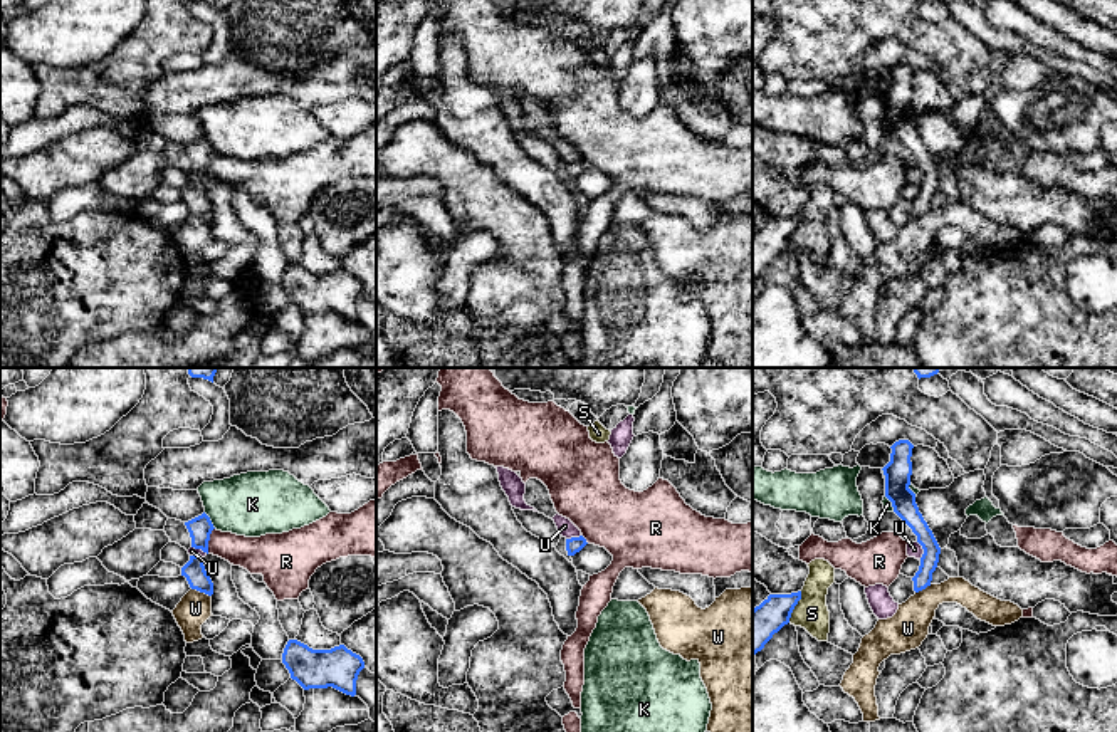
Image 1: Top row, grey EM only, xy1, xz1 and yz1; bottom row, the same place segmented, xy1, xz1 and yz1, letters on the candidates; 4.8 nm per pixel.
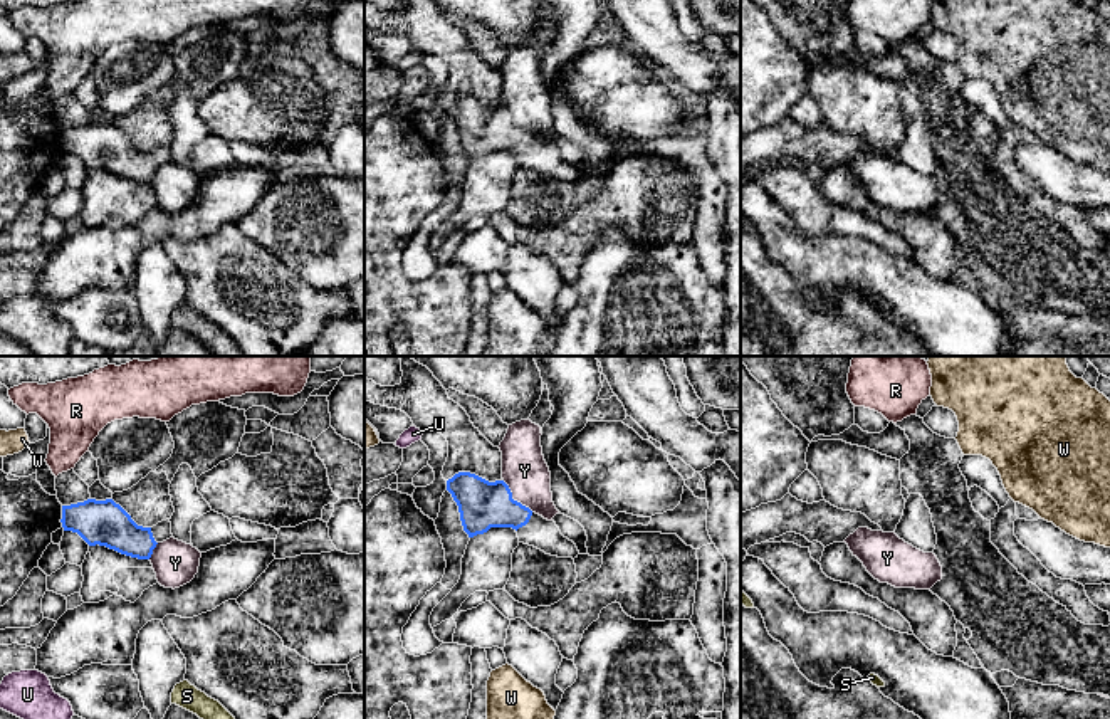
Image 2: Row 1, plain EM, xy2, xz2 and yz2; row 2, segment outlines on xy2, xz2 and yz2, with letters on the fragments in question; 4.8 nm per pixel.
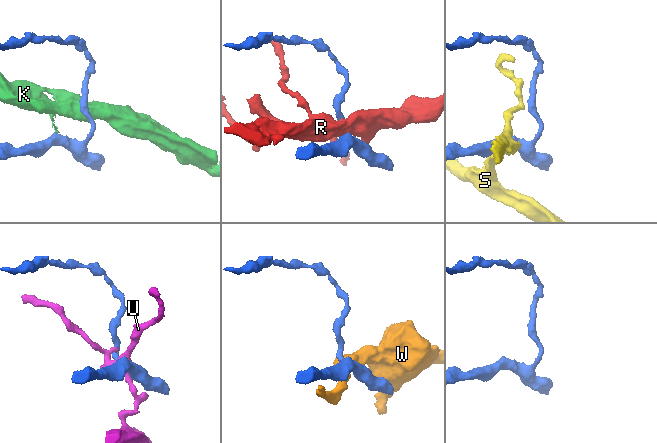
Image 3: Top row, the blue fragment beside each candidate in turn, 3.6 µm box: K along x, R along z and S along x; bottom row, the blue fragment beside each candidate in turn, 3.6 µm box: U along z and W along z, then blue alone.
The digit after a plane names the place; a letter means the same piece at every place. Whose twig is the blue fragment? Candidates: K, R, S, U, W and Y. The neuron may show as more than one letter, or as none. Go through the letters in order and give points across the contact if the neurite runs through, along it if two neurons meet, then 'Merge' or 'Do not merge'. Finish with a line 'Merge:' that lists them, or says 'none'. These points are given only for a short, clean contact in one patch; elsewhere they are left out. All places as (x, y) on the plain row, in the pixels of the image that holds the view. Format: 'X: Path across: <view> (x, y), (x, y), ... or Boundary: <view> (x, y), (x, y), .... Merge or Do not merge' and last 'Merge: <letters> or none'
K: Do not merge
R: Boundary: xy1 (214, 151), (207, 177). Do not merge
S: Boundary: yz1 (802, 215), (788, 245). Do not merge
U: Do not merge
W: Boundary: xy1 (192, 212), (210, 220). Do not merge
Y: Boundary: xz2 (502, 104), (511, 120), (533, 135). Do not merge
Merge: none

